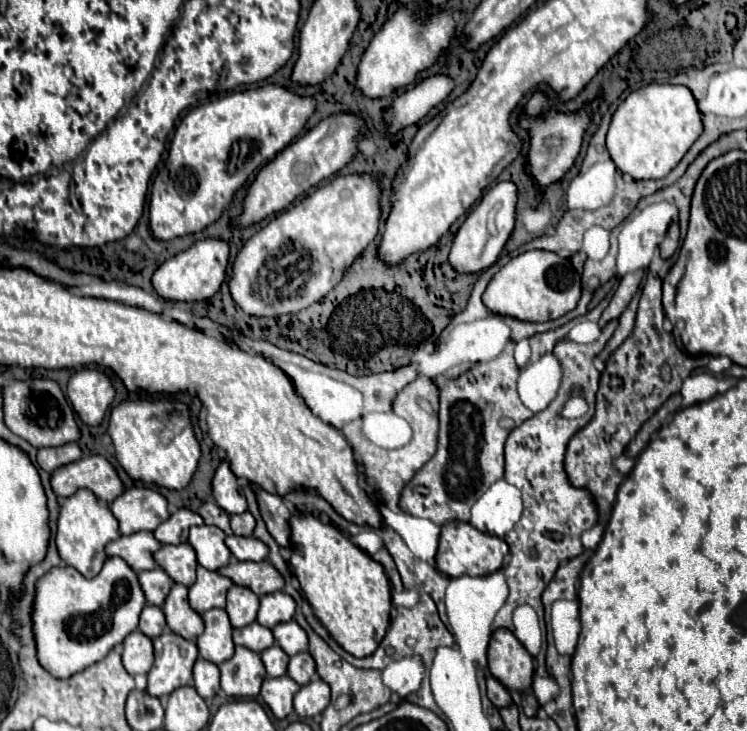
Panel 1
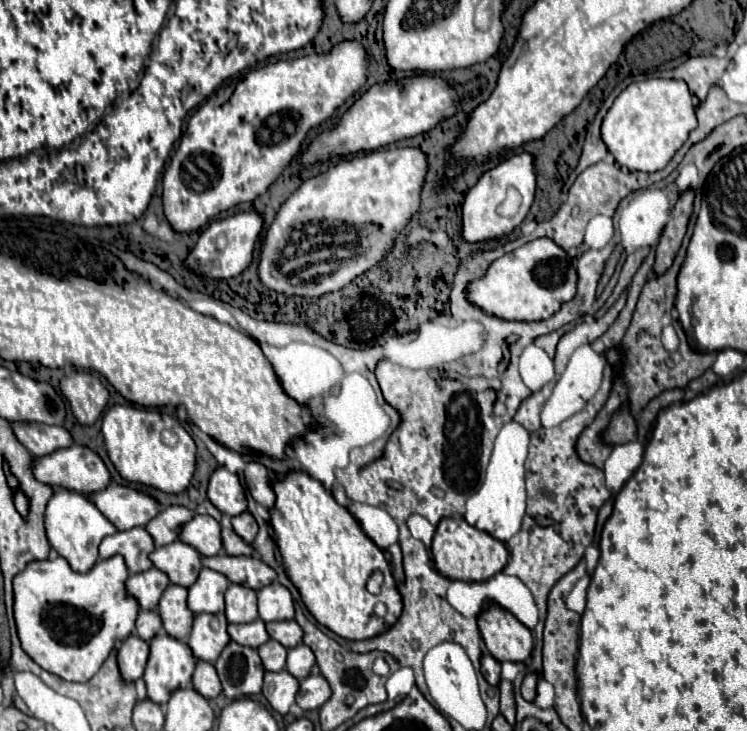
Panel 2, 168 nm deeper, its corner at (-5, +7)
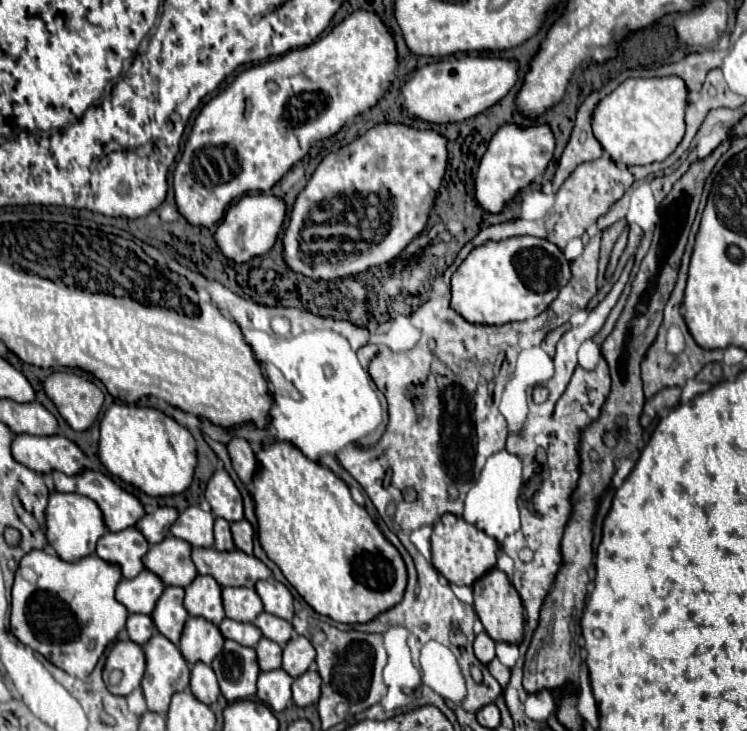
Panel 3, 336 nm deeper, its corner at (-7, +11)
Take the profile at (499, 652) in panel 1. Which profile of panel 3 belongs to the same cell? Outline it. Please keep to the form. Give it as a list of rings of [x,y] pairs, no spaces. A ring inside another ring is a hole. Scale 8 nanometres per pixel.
[[[493,568],[487,572],[483,578],[479,578],[473,584],[475,592],[475,612],[479,620],[485,626],[485,632],[495,640],[495,642],[507,642],[507,644],[521,644],[523,640],[523,628],[525,628],[525,616],[523,616],[523,604],[521,596],[515,592],[513,584],[507,580],[503,572]]]

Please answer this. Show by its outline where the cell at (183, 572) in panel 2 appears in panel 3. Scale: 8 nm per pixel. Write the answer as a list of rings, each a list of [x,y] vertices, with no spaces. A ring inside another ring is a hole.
[[[167,536],[167,540],[153,544],[143,558],[143,564],[167,586],[185,588],[197,576],[197,568],[191,560],[191,544],[175,536]]]

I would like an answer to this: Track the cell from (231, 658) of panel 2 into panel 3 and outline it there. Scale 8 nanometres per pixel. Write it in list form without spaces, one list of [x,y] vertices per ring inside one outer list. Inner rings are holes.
[[[225,640],[223,652],[213,660],[211,668],[229,702],[257,694],[257,676],[261,670],[253,648],[241,646],[235,640]]]

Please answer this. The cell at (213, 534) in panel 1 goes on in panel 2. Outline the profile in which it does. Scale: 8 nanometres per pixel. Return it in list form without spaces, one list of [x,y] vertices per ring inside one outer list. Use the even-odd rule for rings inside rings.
[[[195,514],[193,520],[181,526],[179,540],[193,546],[201,556],[215,556],[223,548],[219,522],[211,516],[201,514]]]

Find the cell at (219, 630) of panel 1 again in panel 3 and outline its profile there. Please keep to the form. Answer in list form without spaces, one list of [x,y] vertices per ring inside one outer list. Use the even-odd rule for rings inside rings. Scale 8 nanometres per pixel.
[[[191,616],[185,624],[179,648],[187,662],[195,664],[199,660],[211,664],[213,658],[223,650],[223,642],[225,638],[213,622],[199,616]]]

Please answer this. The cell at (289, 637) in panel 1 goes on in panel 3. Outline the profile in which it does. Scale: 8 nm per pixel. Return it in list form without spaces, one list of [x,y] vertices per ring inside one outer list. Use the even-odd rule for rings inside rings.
[[[261,612],[261,614],[255,618],[253,624],[263,632],[265,638],[269,638],[269,640],[281,644],[281,646],[285,646],[285,644],[291,640],[291,636],[293,636],[293,626],[291,626],[291,622],[287,622],[287,620],[283,620],[283,618],[277,618],[277,616],[269,614],[269,612]]]

